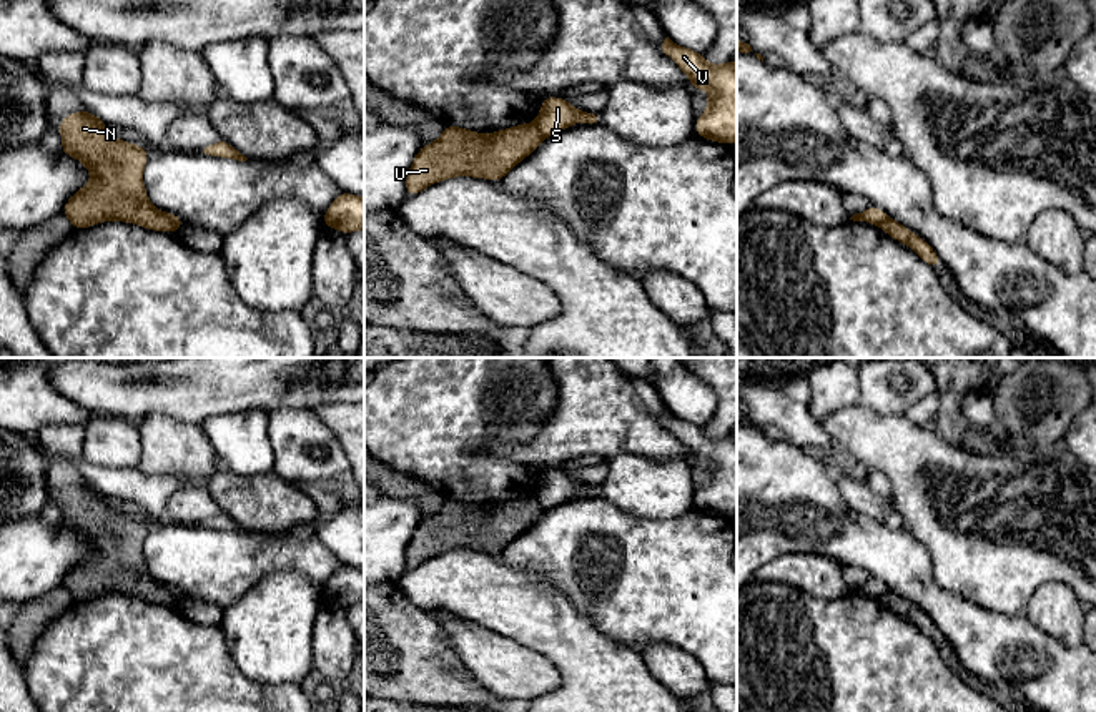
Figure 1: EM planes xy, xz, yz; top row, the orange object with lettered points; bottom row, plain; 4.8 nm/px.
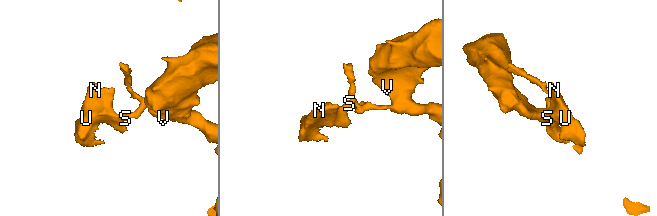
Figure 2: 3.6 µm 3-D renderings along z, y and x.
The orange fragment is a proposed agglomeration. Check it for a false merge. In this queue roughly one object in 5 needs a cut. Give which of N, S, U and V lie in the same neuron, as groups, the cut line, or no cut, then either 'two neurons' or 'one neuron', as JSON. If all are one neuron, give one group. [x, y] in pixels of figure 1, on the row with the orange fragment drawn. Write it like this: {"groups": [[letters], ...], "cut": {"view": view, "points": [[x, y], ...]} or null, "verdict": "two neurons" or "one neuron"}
{"groups": [["N", "U"], ["S", "V"]], "cut": {"view": "xy", "points": [[163, 213], [177, 230]]}, "verdict": "two neurons"}

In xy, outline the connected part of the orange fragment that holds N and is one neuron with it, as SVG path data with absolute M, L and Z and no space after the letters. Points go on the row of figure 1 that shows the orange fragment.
M88 110L63 116L58 130L60 151L77 158L91 173L90 183L73 193L62 208L73 230L116 220L153 231L178 231L146 196L143 168L150 155L143 145L113 136L105 121Z

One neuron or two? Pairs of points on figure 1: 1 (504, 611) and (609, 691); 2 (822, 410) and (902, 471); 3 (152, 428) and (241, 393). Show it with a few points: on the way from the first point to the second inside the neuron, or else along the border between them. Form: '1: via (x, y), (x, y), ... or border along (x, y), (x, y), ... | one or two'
1: via (531, 613), (582, 664) | one
2: border along (857, 401), (830, 413), (820, 423) | two
3: border along (137, 421), (153, 413), (167, 413), (200, 426) | two

